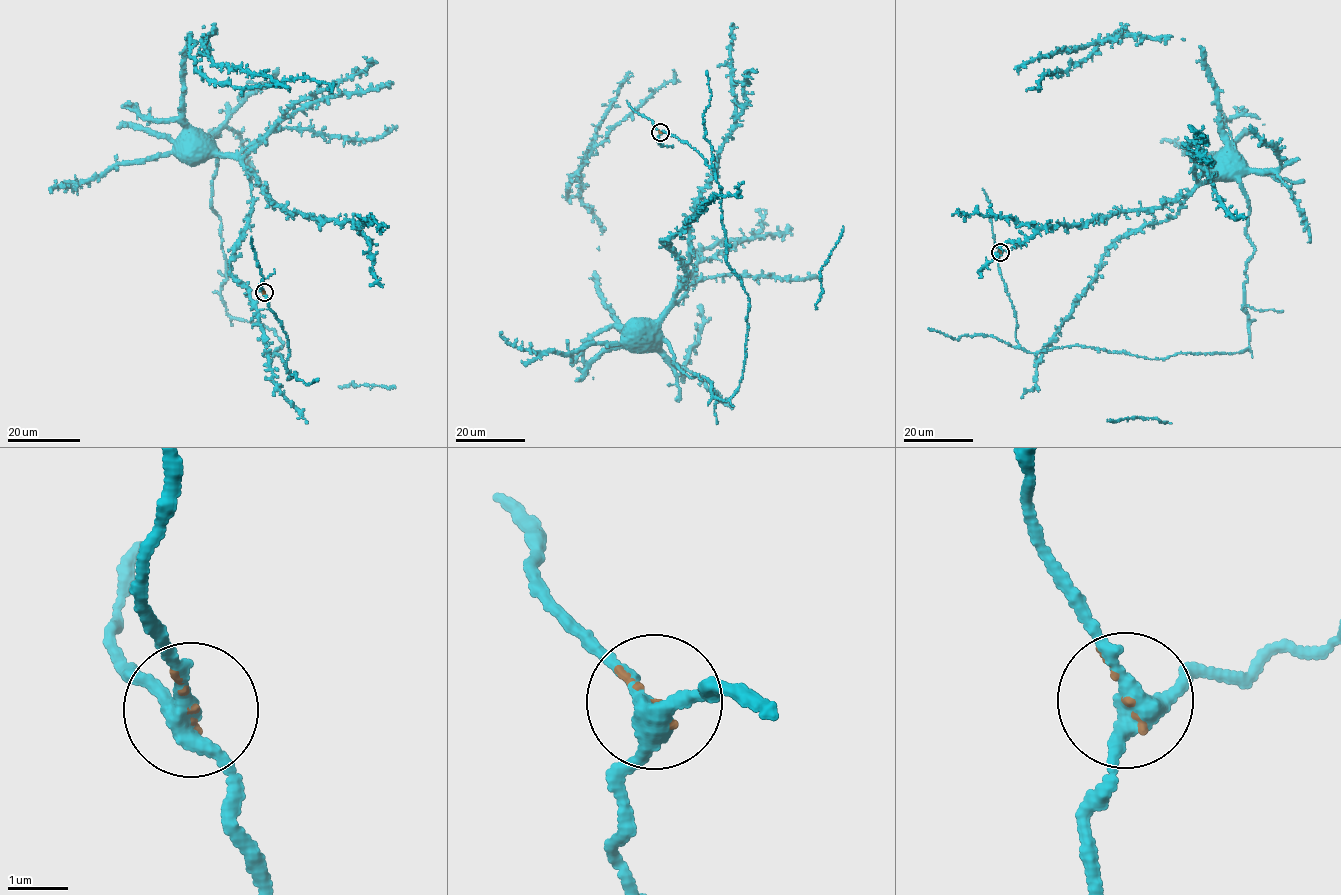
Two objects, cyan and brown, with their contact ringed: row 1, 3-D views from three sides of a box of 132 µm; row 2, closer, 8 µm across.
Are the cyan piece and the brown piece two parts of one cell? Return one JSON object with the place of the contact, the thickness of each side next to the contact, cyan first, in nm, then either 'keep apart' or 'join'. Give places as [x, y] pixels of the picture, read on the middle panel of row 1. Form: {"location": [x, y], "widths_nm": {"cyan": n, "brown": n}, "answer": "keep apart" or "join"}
{"location": [660, 132], "widths_nm": {"cyan": 300, "brown": 70}, "answer": "join"}

